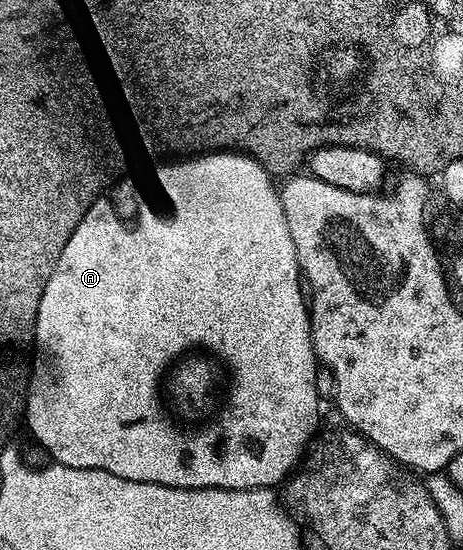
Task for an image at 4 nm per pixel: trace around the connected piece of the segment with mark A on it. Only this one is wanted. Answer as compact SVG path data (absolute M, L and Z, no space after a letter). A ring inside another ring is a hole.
M204 151L196 160L188 164L172 165L163 168L158 173L158 187L154 191L150 204L143 208L142 215L139 219L139 225L132 228L125 228L116 223L115 218L109 215L105 208L100 205L97 210L93 210L90 218L87 218L84 227L87 232L94 231L95 222L100 220L102 223L99 228L99 236L95 245L91 249L83 250L75 249L74 241L65 242L65 250L61 250L61 258L55 261L55 269L49 278L49 282L45 286L45 294L41 298L41 306L37 314L37 322L35 323L35 343L37 349L37 363L33 368L33 375L29 380L29 391L27 393L27 402L25 405L26 423L31 423L31 432L35 435L35 440L51 455L50 459L57 464L65 466L73 466L74 468L104 468L106 472L117 474L126 480L133 482L149 482L150 484L160 484L161 486L169 486L170 488L224 488L225 490L253 490L254 488L270 488L274 489L275 484L282 485L296 471L297 465L300 463L301 457L308 451L309 445L312 443L313 437L316 435L319 424L319 372L317 367L317 357L315 355L315 347L311 341L311 314L309 311L308 301L305 299L305 288L301 283L301 273L299 271L299 259L297 258L297 250L293 246L293 234L289 234L289 222L285 216L283 209L283 197L280 189L275 188L276 181L270 172L263 165L257 166L251 163L251 160L239 159L239 156L213 156L208 151ZM200 344L203 348L208 348L215 356L220 356L225 363L231 367L231 389L227 392L227 417L224 420L215 420L208 428L199 428L196 432L186 432L183 428L171 424L167 427L161 424L167 424L176 416L183 424L195 424L198 420L203 420L211 412L211 407L215 404L215 364L207 356L187 356L175 369L171 372L171 377L167 380L167 404L161 397L157 396L159 392L159 379L167 372L167 367L178 358L182 352L187 352L190 348L195 348Z

